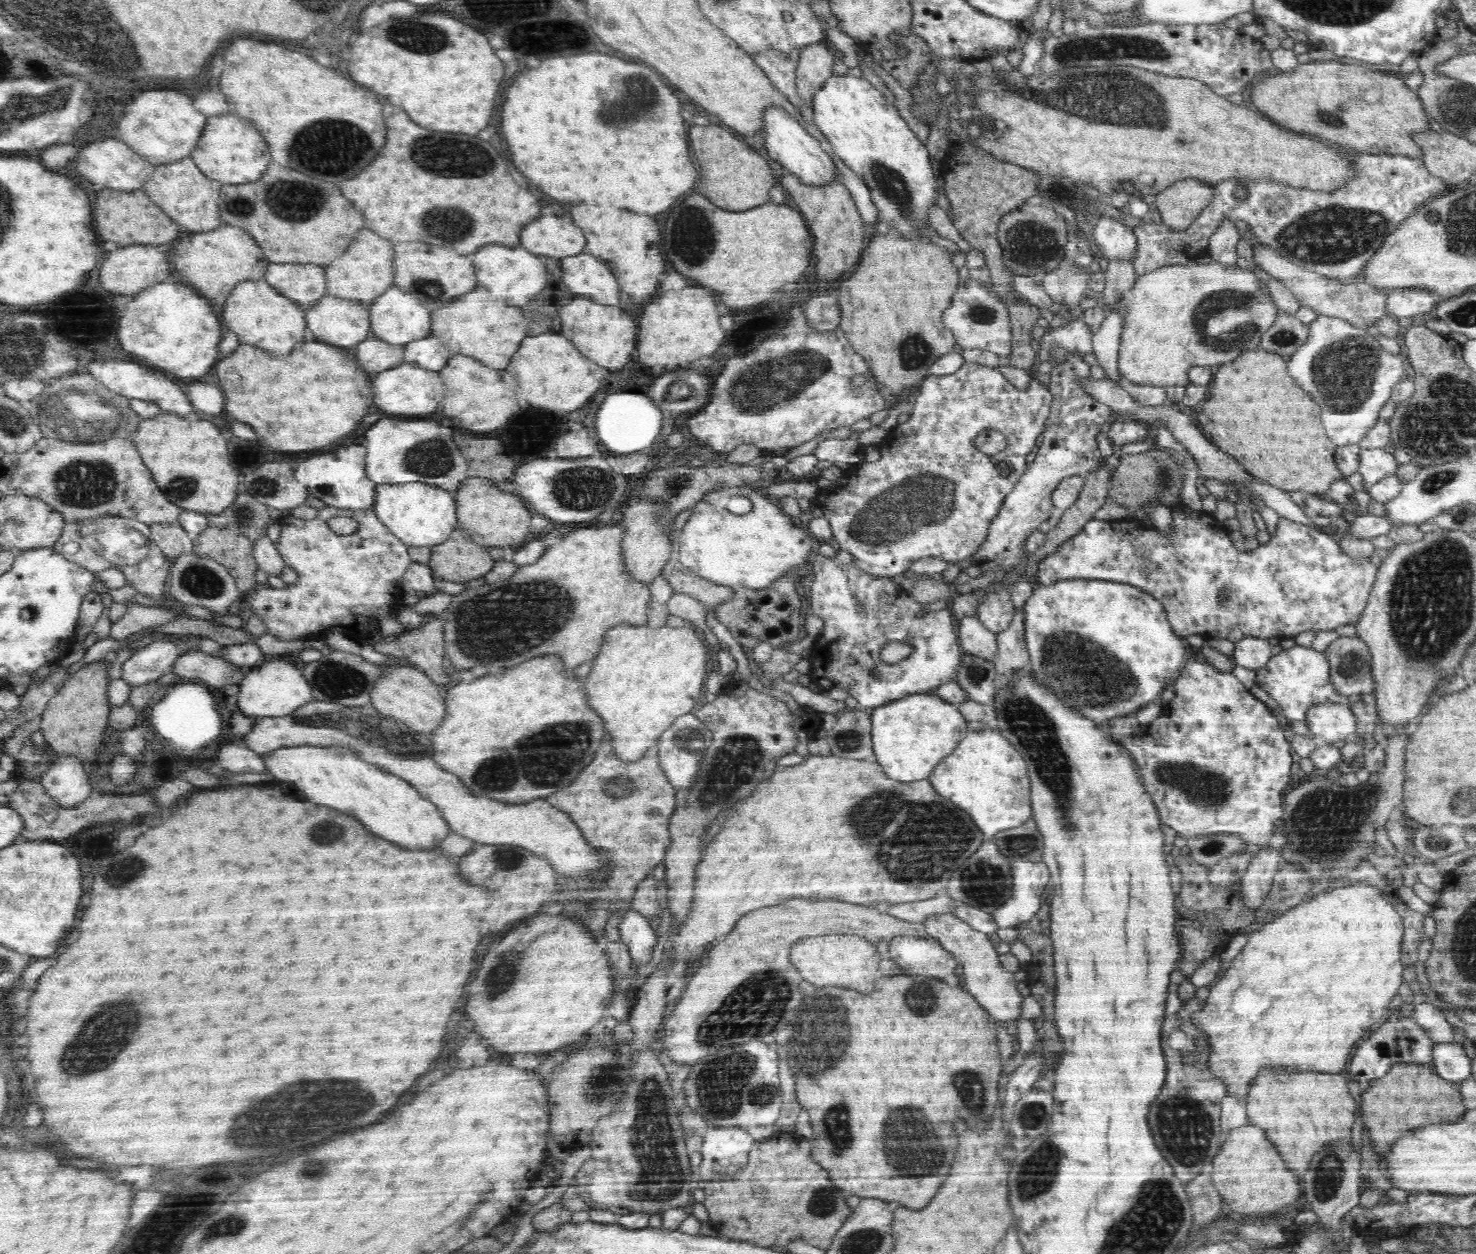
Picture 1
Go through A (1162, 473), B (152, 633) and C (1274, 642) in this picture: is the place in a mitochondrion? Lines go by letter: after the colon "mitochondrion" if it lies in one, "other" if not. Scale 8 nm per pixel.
A: mitochondrion
B: other
C: other

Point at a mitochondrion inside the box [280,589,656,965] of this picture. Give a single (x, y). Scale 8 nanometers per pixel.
(560, 749)

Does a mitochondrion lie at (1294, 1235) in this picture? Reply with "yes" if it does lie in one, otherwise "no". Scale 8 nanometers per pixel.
no

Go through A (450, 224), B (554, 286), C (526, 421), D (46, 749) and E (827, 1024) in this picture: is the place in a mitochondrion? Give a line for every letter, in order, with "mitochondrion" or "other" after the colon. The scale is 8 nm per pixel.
A: mitochondrion
B: other
C: other
D: other
E: mitochondrion

